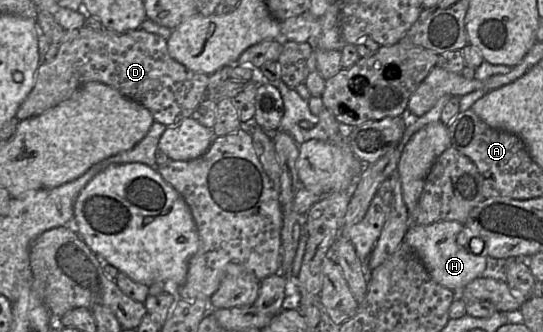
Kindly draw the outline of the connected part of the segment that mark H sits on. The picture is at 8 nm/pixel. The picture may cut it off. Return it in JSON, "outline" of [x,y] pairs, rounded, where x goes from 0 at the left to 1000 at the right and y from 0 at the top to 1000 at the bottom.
{"outline":[[[808,666],[792,678],[755,678],[744,726],[759,744],[794,834],[810,858],[847,880],[860,855],[877,837],[890,834],[897,774],[875,768],[866,750],[842,729],[843,708],[855,690],[855,675],[840,666]]]}

